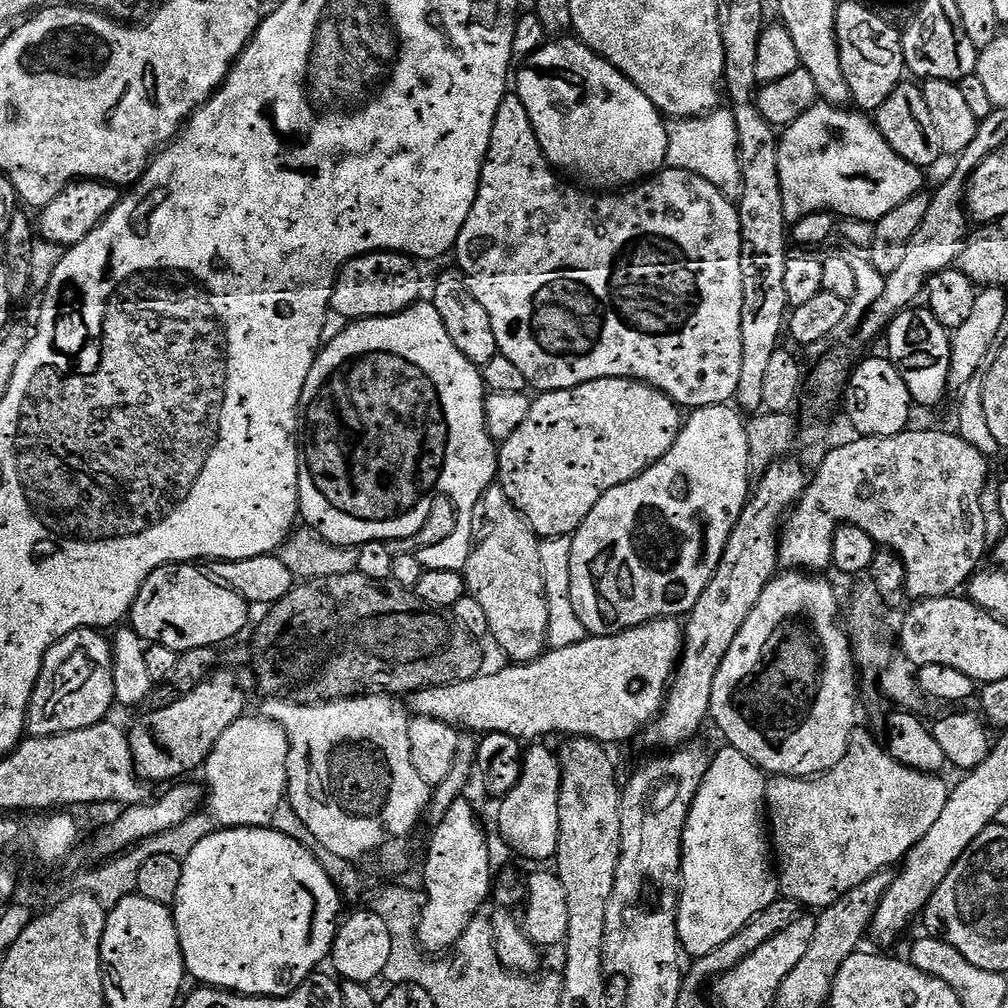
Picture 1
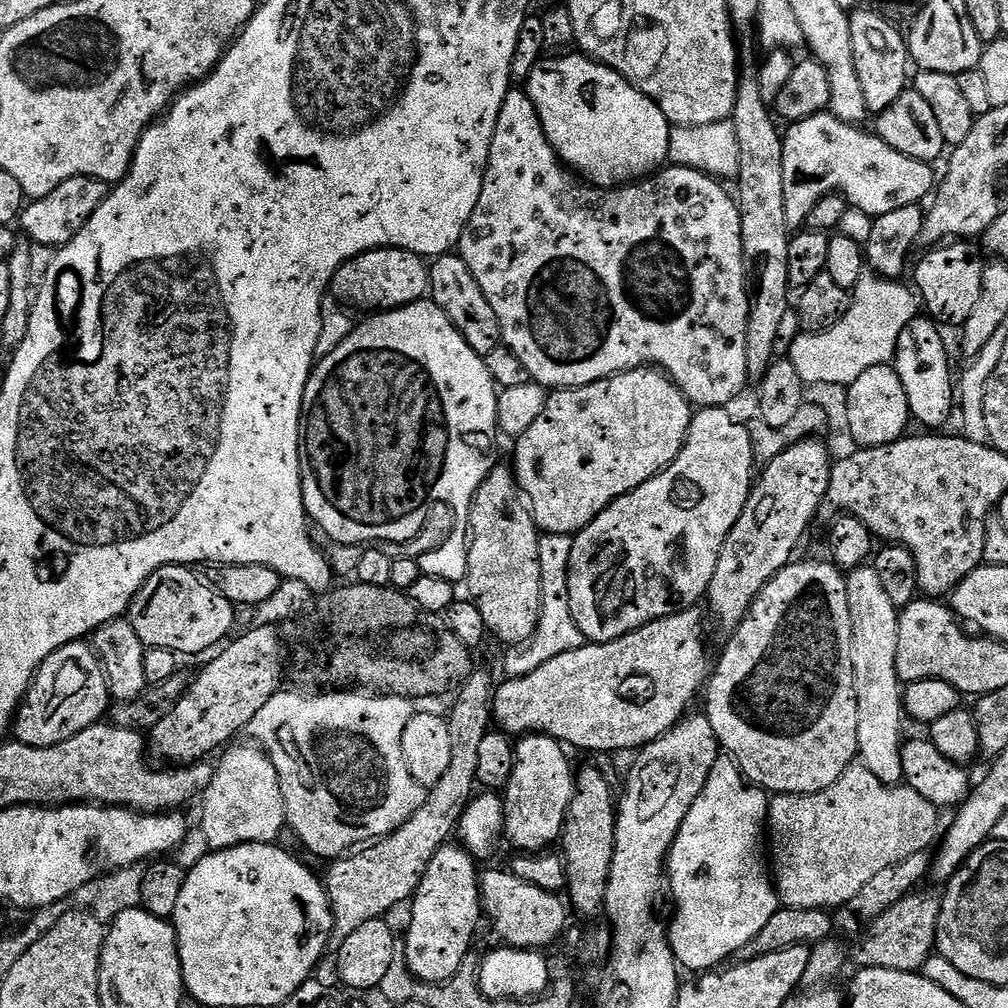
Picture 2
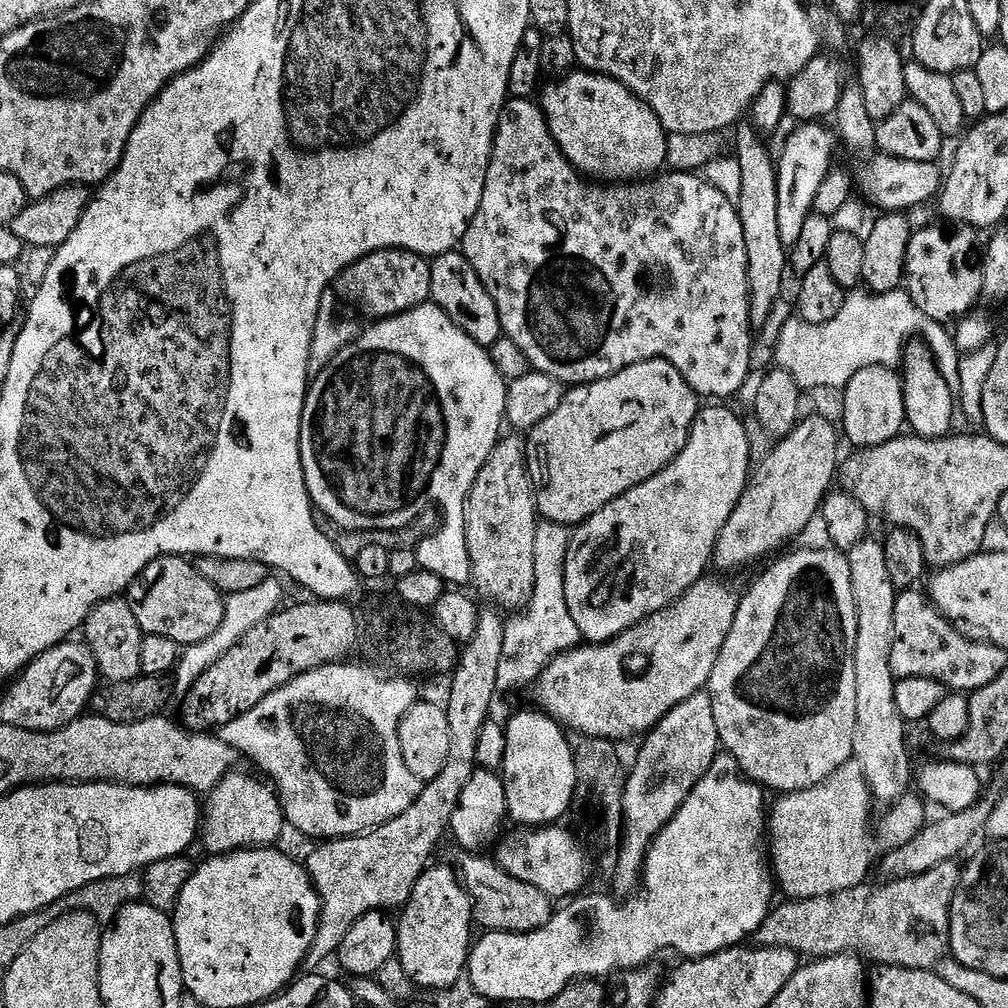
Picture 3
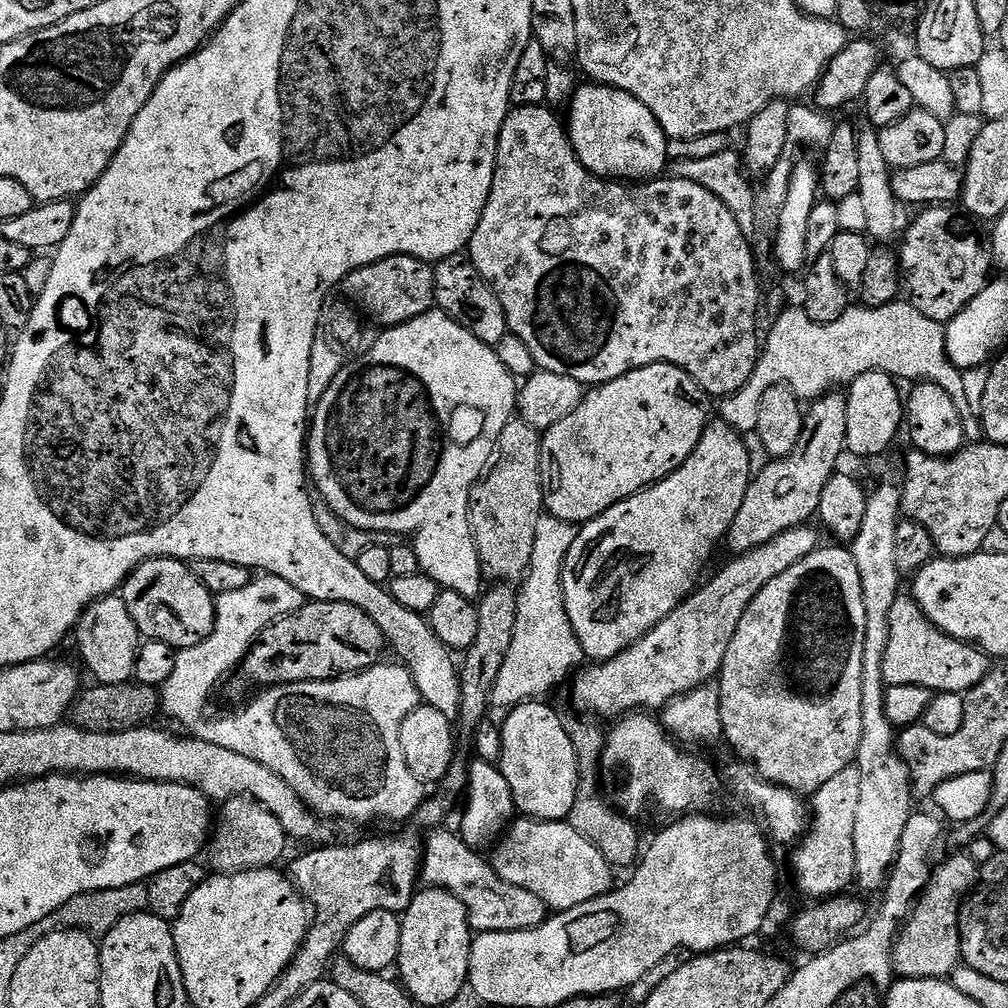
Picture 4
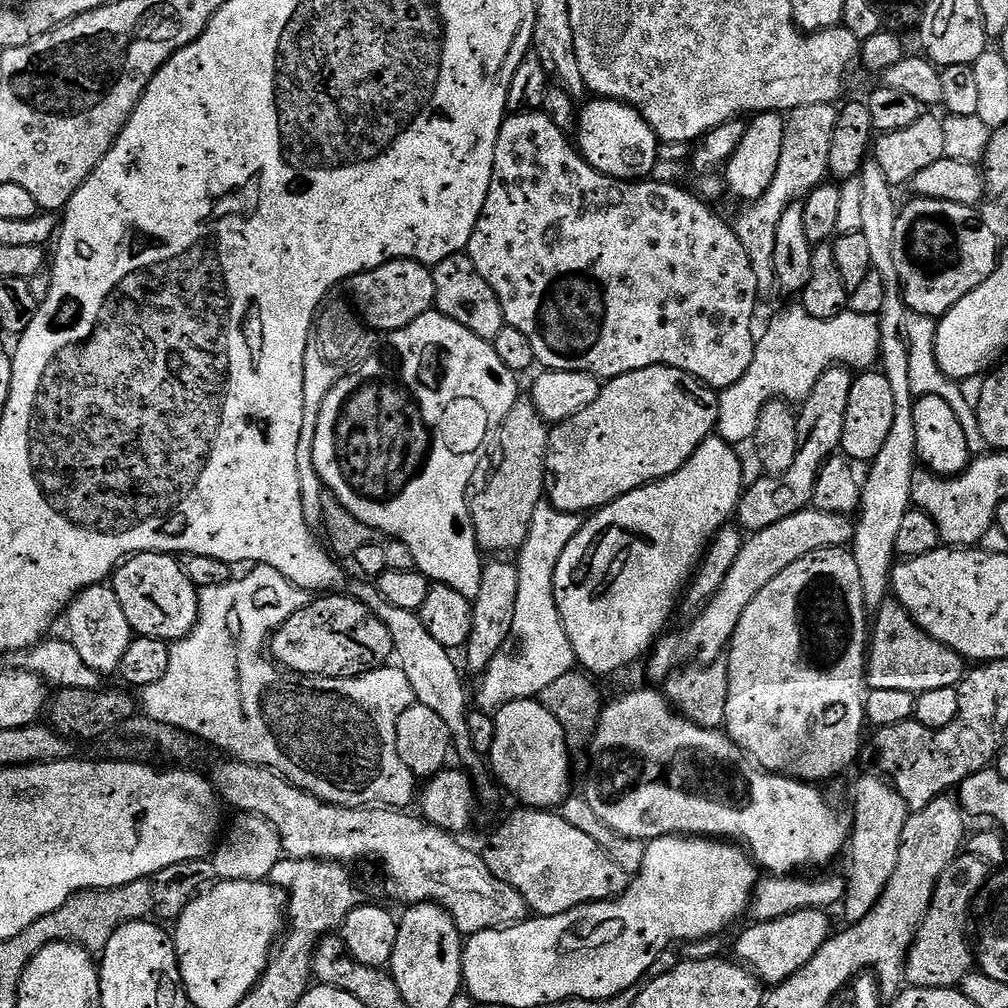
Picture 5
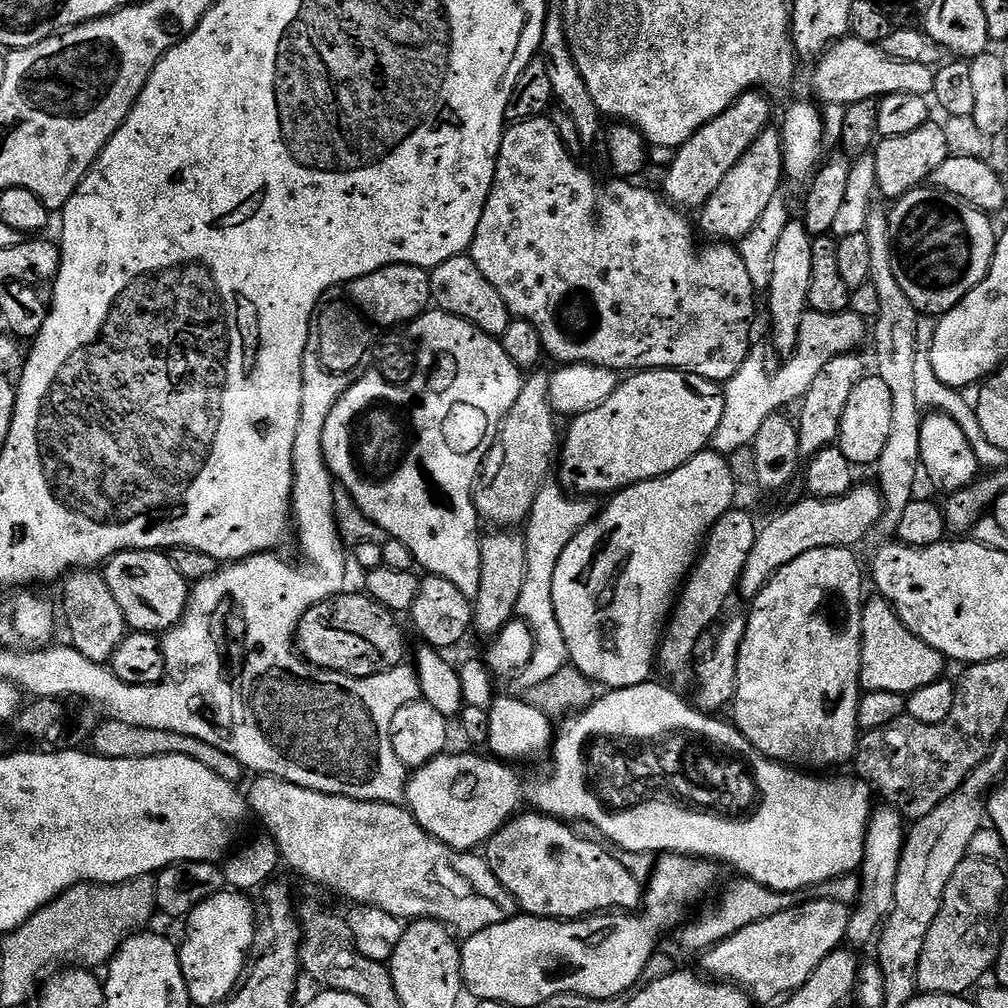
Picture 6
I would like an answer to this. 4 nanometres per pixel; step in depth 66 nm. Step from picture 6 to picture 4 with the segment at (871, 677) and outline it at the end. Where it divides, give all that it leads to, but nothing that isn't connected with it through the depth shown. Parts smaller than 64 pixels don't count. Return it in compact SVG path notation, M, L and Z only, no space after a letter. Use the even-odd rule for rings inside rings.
M902 594L894 602L889 616L889 641L882 658L882 678L888 688L894 686L922 686L934 694L958 692L966 694L990 670L988 653L981 652L974 644L947 636L938 626L925 618L911 595Z

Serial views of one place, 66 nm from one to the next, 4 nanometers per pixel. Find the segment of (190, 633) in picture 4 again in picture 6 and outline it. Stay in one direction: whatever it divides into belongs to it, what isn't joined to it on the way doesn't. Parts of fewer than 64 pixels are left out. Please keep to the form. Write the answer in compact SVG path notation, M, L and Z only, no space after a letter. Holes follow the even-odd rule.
M160 550L120 552L103 565L102 575L110 594L122 609L125 625L134 632L167 634L188 611L190 582L174 570L167 554Z

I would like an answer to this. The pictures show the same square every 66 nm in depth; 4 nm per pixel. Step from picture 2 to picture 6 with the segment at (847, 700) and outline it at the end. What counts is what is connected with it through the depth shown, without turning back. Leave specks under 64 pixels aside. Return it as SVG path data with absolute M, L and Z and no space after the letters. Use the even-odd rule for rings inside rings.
M823 548L822 550L810 550L810 554L802 554L802 558L794 558L794 562L790 562L790 566L782 566L782 570L778 570L778 574L772 576L772 581L754 597L751 601L752 609L746 612L748 625L746 626L745 638L742 640L741 649L738 651L737 662L737 686L734 701L734 709L736 708L736 717L734 723L742 735L746 738L746 742L750 742L750 746L754 746L764 756L770 757L772 760L777 760L780 764L795 766L800 770L828 770L824 768L836 768L839 764L844 764L853 759L856 755L856 745L860 743L862 729L858 722L858 706L860 705L860 697L862 689L860 686L860 655L862 654L862 614L864 613L864 602L866 593L864 593L864 580L866 584L866 576L860 573L860 564L856 561L855 551L852 548Z

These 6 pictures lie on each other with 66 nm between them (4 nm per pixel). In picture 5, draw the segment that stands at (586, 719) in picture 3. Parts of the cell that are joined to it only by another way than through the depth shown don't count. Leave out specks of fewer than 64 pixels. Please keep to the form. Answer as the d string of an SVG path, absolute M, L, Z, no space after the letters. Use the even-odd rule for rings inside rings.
M815 506L806 507L798 514L790 514L782 518L782 522L774 522L774 526L766 526L761 532L751 533L722 586L708 599L703 609L693 615L696 617L692 625L681 632L669 631L656 641L646 660L649 678L664 682L681 666L693 662L708 665L723 657L732 643L732 635L742 614L746 614L746 606L750 606L756 595L766 590L766 586L770 586L770 582L774 582L774 578L778 578L786 566L794 566L798 558L806 558L806 554L814 554L823 548L851 545L855 534L856 524L849 517L819 512Z

